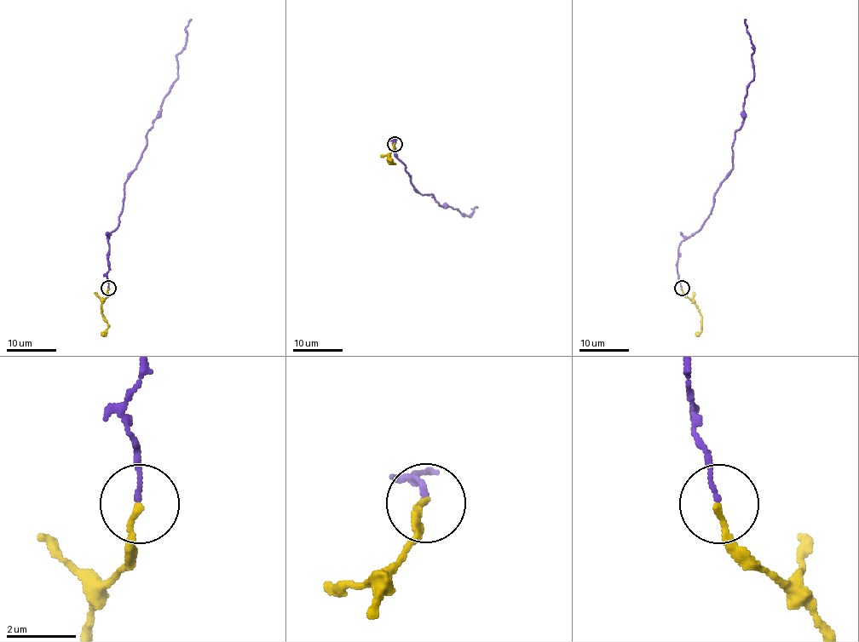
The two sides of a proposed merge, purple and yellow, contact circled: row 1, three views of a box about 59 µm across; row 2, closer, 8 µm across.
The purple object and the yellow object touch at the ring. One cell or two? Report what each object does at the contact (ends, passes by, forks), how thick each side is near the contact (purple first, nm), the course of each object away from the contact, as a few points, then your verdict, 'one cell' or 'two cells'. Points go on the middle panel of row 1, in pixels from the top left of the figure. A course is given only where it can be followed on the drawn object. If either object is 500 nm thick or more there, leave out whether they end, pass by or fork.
purple ends; yellow ends; calibres 120 and 150 nm; course purple (394, 143), (394, 154), (422, 194), (463, 215), (478, 207); course yellow (394, 143), (387, 158), (389, 163), (394, 163), (389, 157); two cells

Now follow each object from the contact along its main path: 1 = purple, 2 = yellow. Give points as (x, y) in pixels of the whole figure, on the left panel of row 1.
1: (108, 287), (108, 236), (118, 226), (124, 182), (135, 169), (147, 133), (176, 79), (176, 55), (192, 20)
2: (108, 289), (100, 307), (108, 328), (102, 335)

